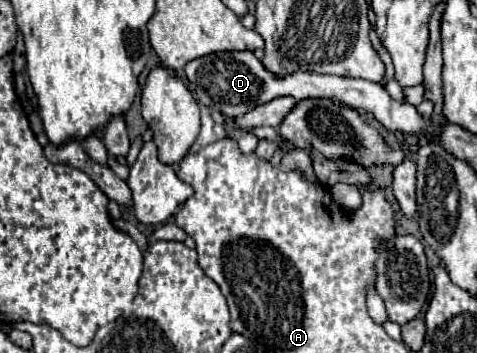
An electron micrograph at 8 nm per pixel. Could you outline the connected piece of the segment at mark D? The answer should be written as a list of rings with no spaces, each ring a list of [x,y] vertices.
[[[242,50],[242,52],[214,52],[200,56],[196,60],[190,60],[184,66],[186,78],[194,88],[194,94],[198,102],[204,106],[222,112],[228,118],[242,116],[250,110],[254,110],[260,104],[266,104],[278,96],[292,96],[294,100],[304,100],[304,98],[338,98],[342,104],[354,108],[354,110],[366,110],[372,112],[374,118],[384,124],[390,132],[402,130],[404,134],[410,132],[420,132],[422,138],[432,136],[432,122],[422,118],[414,106],[410,104],[400,104],[390,98],[390,94],[374,82],[366,80],[356,80],[356,78],[340,78],[340,76],[328,76],[328,74],[318,74],[318,72],[304,72],[296,70],[286,76],[276,76],[268,68],[264,68],[262,60],[254,56],[252,50]]]

